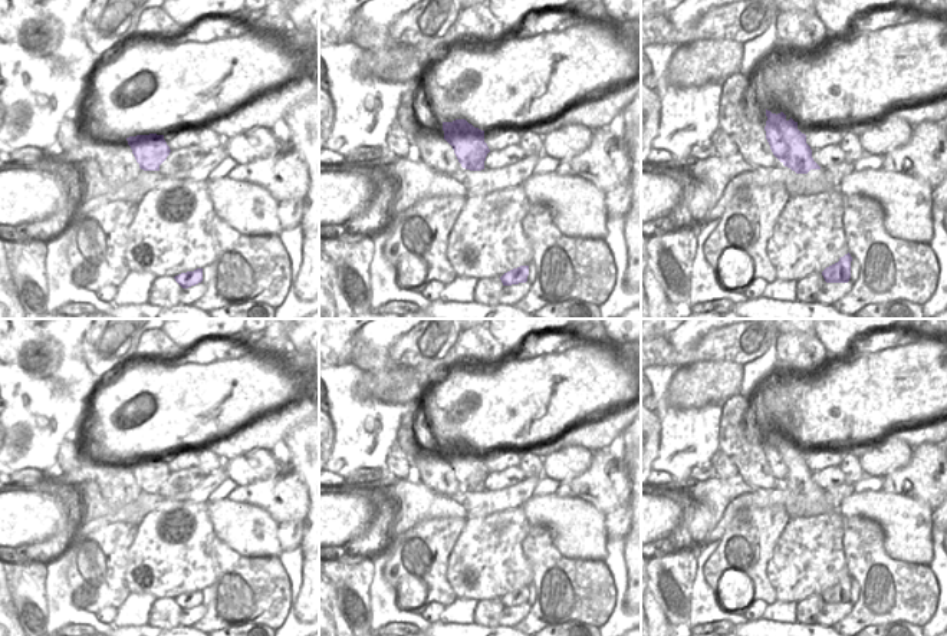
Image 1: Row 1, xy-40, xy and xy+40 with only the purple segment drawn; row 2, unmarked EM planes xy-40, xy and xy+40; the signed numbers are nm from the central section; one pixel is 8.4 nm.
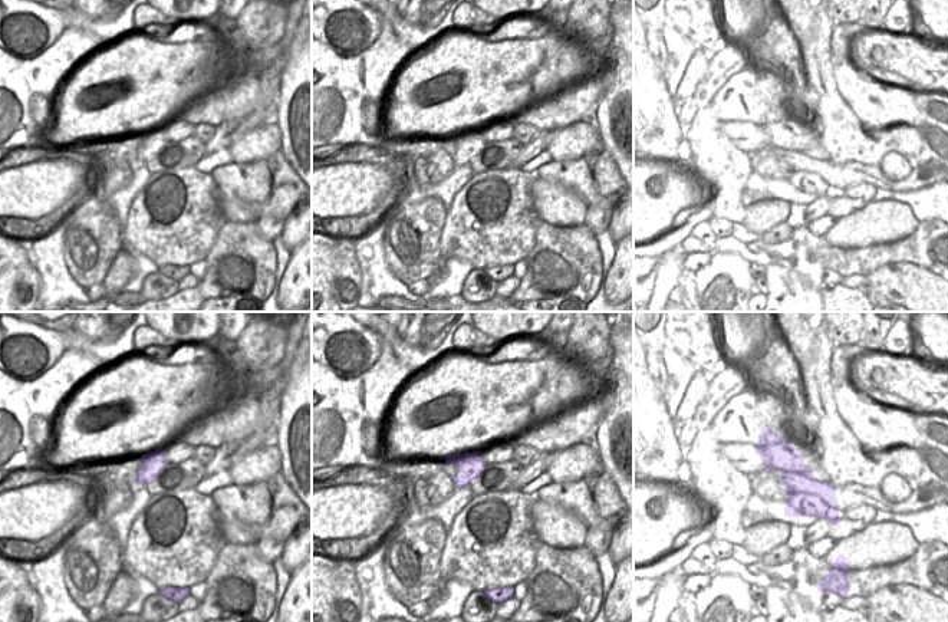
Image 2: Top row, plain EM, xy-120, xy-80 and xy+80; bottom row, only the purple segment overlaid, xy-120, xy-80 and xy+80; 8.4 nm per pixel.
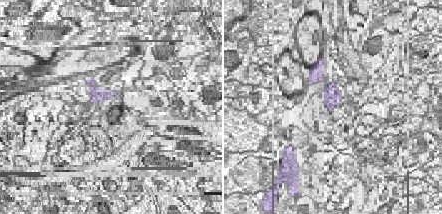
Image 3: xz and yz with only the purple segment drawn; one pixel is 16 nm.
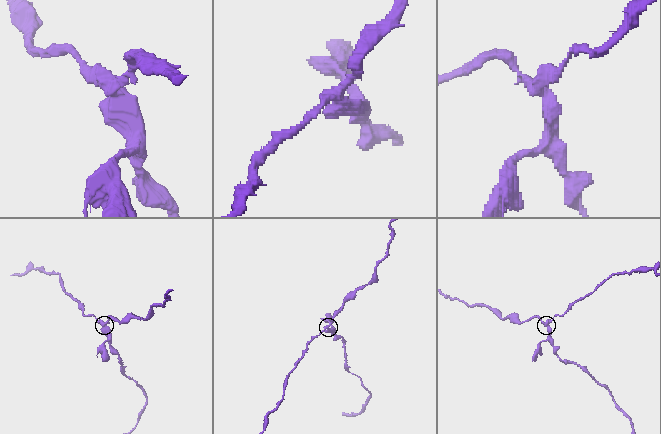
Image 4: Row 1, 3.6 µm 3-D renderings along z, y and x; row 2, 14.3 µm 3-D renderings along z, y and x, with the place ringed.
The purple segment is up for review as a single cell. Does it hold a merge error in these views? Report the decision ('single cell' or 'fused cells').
fused cells

